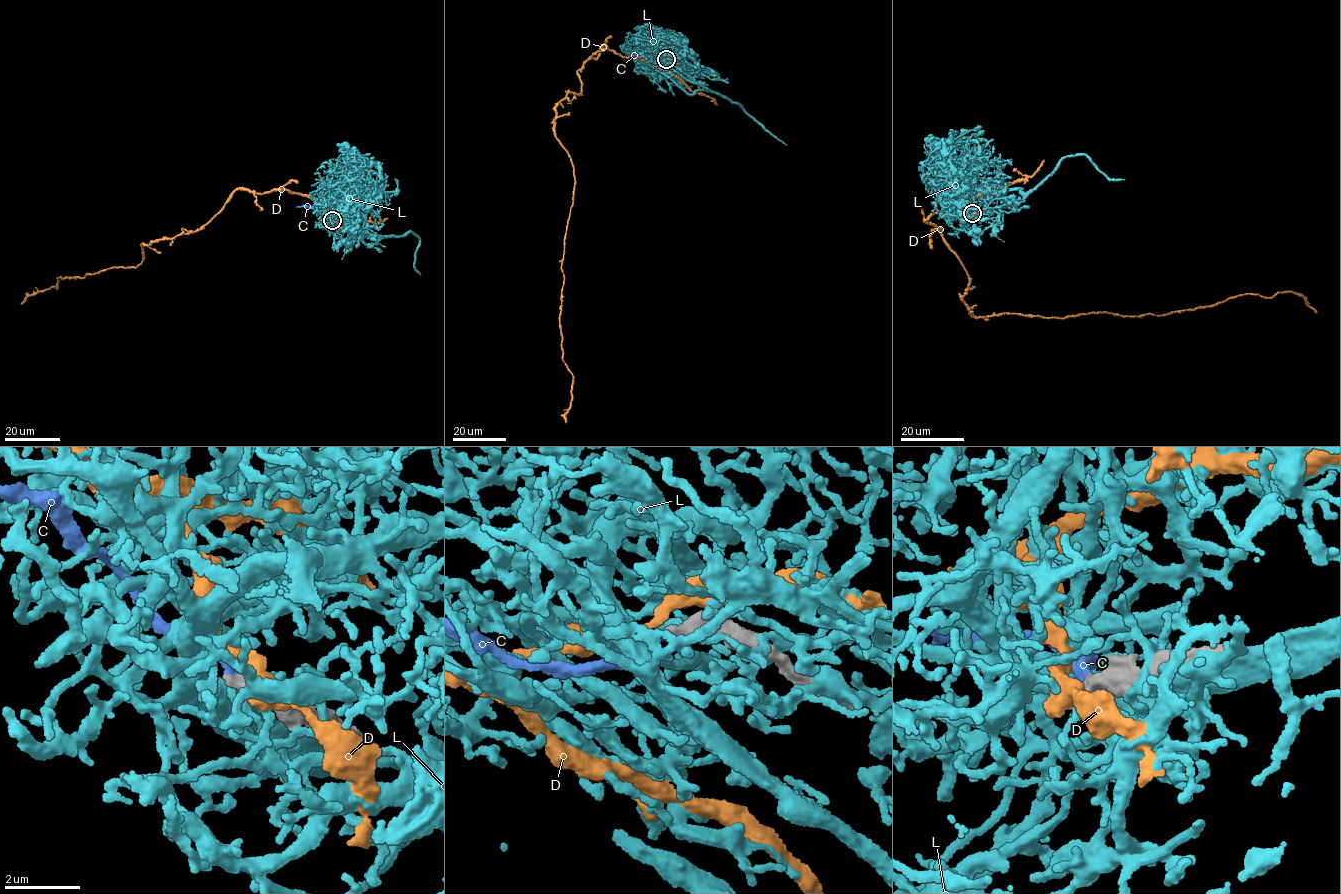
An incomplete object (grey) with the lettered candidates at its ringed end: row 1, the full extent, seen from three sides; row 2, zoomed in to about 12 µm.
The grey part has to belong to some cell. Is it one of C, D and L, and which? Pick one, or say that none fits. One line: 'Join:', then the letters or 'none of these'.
Join: C

